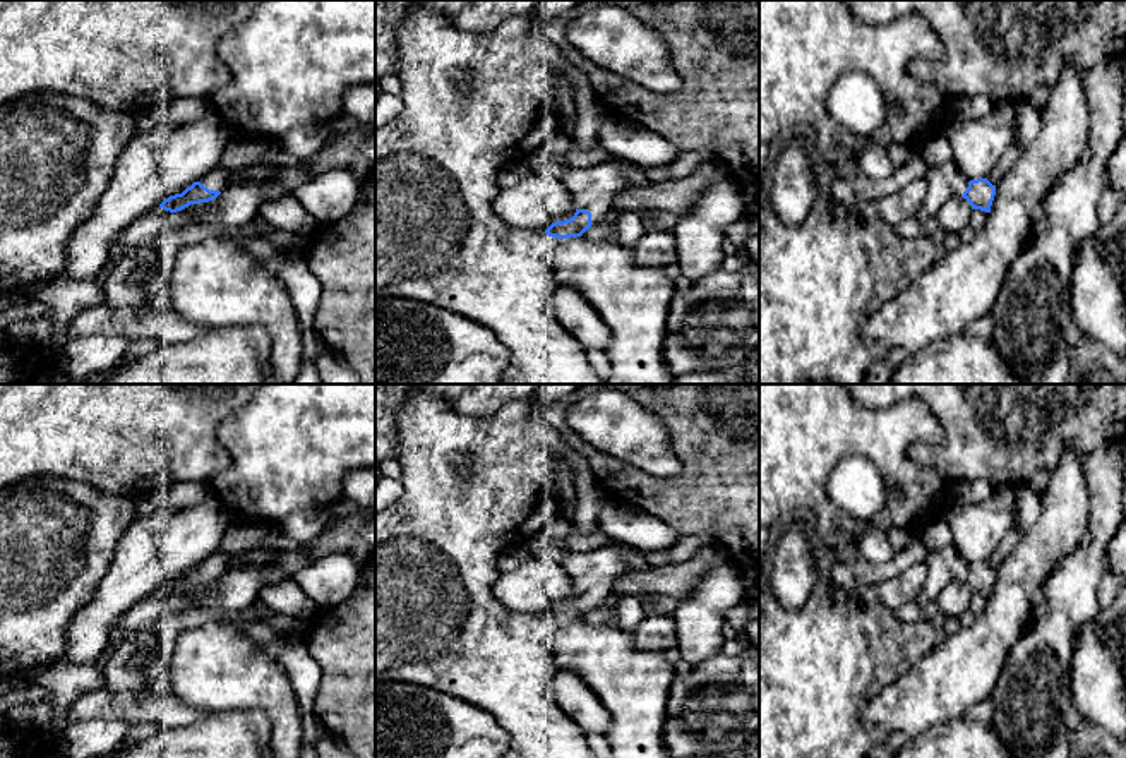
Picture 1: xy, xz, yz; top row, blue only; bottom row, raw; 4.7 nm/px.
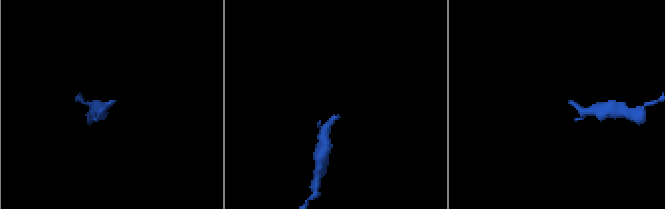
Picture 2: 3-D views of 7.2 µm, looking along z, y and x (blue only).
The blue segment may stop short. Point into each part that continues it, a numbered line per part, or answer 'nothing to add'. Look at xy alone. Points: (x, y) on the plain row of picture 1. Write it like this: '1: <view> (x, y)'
1: xy (218, 563)

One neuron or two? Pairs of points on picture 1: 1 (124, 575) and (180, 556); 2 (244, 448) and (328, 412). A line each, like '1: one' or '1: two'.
1: one
2: one

